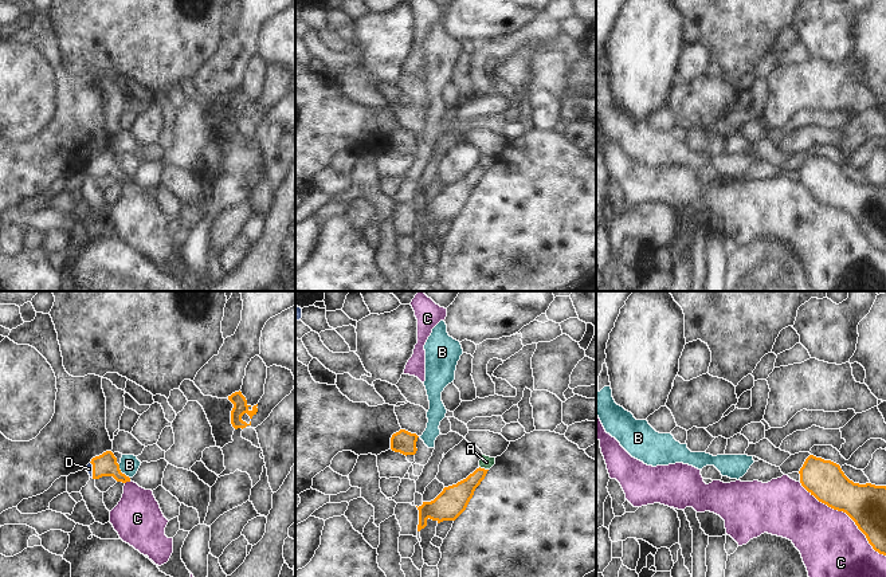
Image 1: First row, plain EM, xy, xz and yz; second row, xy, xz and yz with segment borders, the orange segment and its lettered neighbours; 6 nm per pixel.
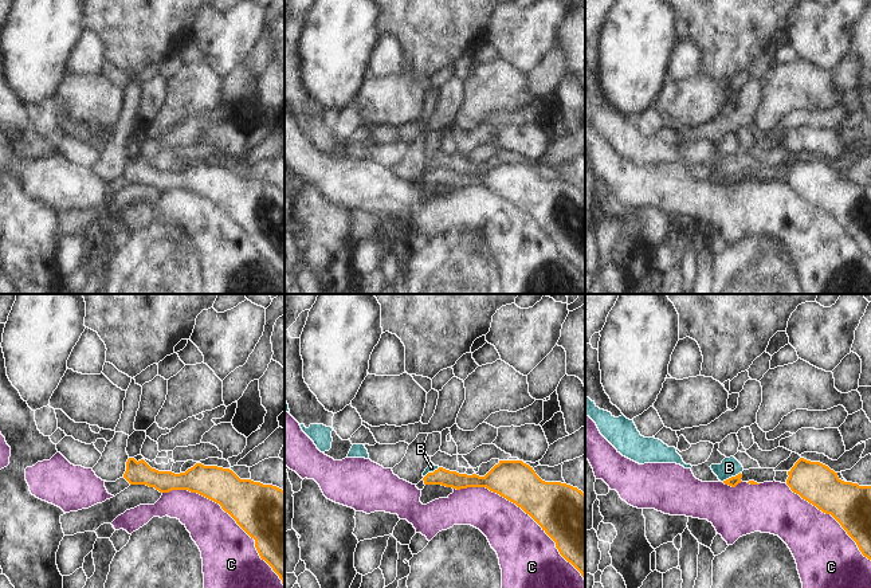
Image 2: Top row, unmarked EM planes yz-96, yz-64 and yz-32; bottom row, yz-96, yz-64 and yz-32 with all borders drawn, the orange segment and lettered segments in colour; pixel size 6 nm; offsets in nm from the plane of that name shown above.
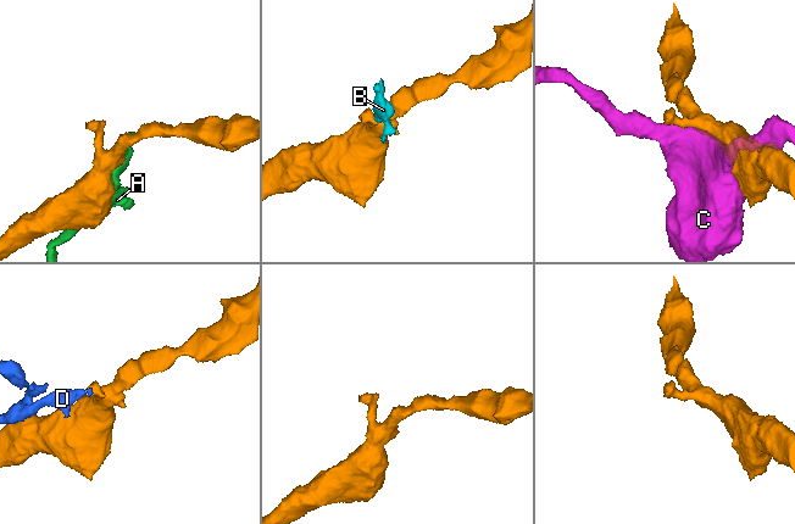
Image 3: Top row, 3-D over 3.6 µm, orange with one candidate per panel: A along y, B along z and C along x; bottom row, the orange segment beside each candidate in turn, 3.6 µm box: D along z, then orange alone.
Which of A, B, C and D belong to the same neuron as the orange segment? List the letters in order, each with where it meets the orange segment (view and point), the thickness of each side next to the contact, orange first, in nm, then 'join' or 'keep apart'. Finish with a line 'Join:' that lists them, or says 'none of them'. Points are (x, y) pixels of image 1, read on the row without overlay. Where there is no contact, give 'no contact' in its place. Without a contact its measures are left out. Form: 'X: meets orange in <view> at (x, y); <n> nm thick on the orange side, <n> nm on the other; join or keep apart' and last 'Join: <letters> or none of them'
A: meets orange in xz at (483, 168); 160 nm thick on the orange side, 80 nm on the other; keep apart
B: meets orange in xy at (121, 172); 140 nm thick on the orange side, 120 nm on the other; keep apart
C: meets orange in yz at (846, 212); 240 nm thick on the orange side, 400 nm on the other; keep apart
D: meets orange in xy at (93, 169); 140 nm thick on the orange side, 40 nm on the other; join
Join: D

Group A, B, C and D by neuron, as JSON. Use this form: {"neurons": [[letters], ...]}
{"neurons": [["A"], ["B"], ["C"], ["D"]]}

